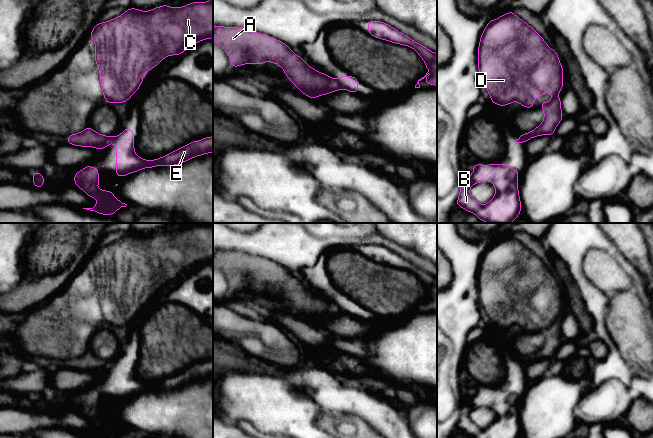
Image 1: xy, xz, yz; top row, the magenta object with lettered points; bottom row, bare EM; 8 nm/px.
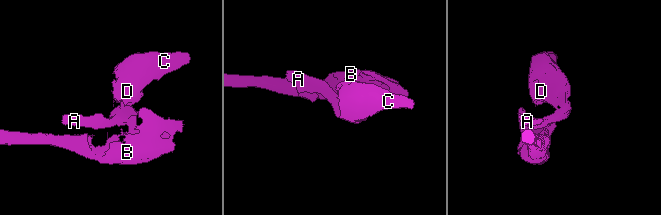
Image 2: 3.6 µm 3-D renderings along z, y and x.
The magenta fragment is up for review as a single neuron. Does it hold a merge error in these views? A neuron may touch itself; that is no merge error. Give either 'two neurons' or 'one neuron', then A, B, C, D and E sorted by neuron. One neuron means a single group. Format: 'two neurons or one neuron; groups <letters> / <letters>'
two neurons; groups A C D / B E

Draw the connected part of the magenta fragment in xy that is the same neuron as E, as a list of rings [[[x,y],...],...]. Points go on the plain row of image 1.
[[[125,352],[120,359],[114,362],[116,368],[116,400],[124,401],[143,392],[159,390],[174,390],[188,385],[194,381],[213,377],[213,360],[204,361],[201,365],[192,365],[178,374],[170,376],[155,384],[145,384],[134,376],[134,356]]]

